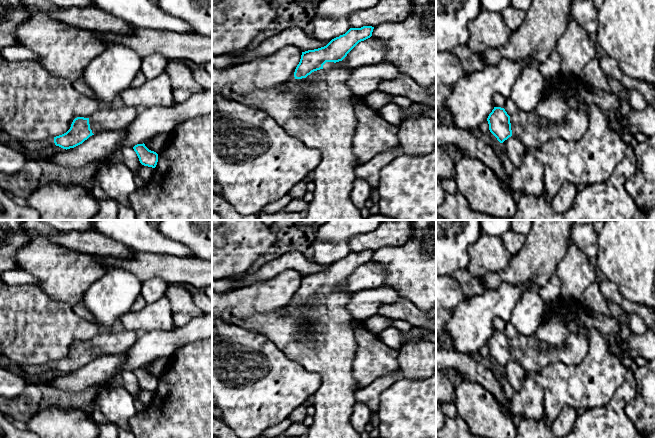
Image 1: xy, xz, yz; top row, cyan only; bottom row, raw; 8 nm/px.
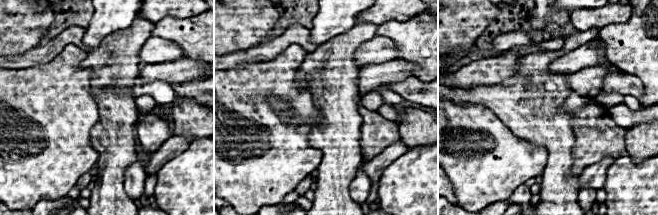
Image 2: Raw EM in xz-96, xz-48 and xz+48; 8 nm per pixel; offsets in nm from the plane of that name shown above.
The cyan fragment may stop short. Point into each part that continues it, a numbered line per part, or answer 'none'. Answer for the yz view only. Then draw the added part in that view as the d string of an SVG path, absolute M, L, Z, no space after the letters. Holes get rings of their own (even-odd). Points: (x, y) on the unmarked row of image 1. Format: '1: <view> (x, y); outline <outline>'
1: yz (533, 354); outline M570 334L563 344L551 347L535 336L523 336L510 340L512 359L517 361L527 373L538 373L551 362L578 365L584 361L589 351L587 335Z

